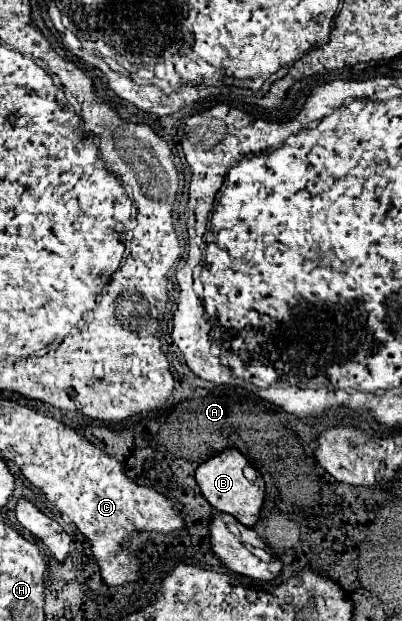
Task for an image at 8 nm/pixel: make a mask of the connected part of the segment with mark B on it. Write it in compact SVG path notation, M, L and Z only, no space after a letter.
M224 450L222 454L210 458L202 466L198 466L196 482L198 482L204 498L210 502L212 508L216 508L218 512L224 512L224 514L232 514L244 526L254 528L258 524L258 520L260 520L264 494L256 484L252 484L250 480L244 478L242 470L246 466L248 466L248 460L238 450Z

